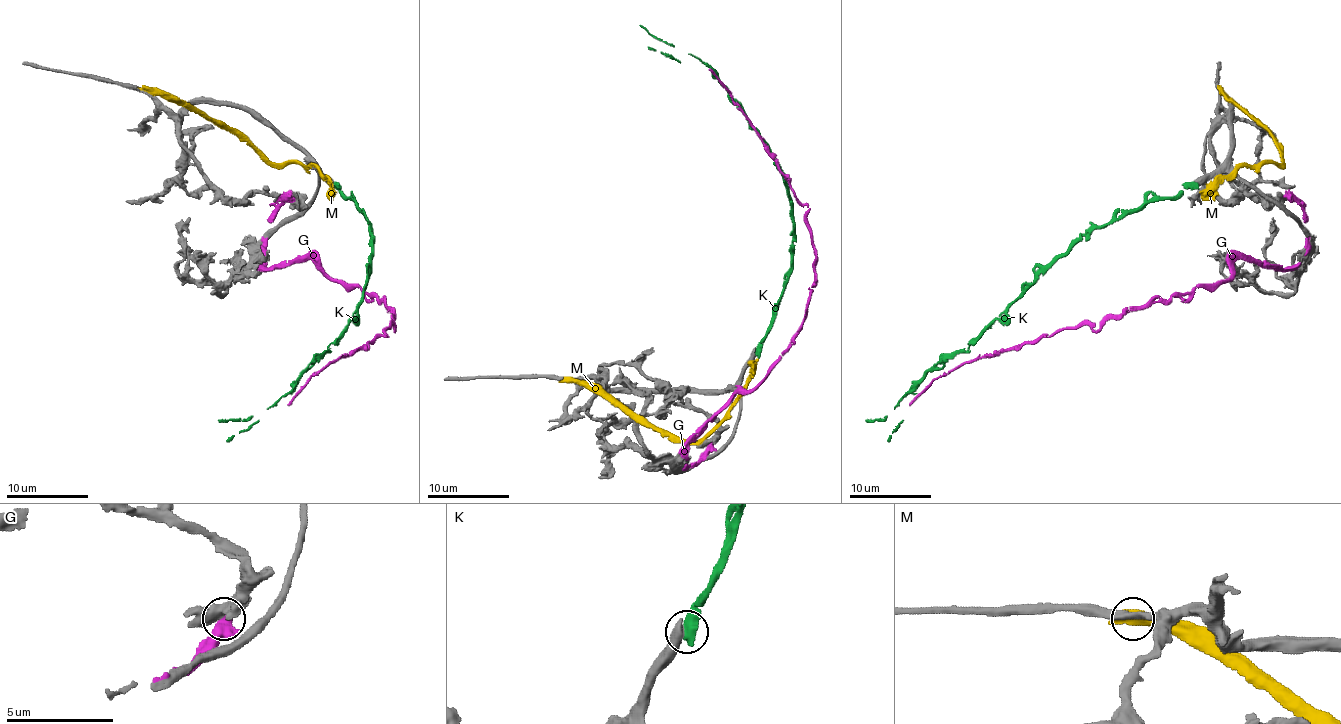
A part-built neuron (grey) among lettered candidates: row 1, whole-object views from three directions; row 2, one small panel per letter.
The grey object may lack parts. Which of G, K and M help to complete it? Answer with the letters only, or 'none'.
none

